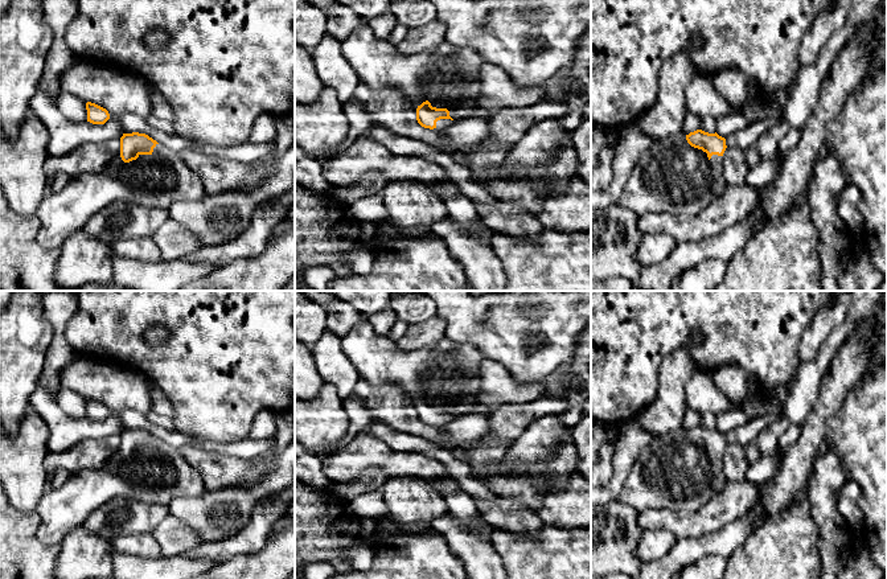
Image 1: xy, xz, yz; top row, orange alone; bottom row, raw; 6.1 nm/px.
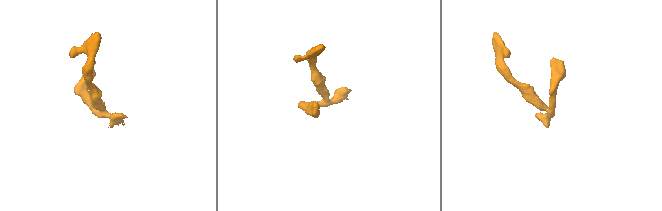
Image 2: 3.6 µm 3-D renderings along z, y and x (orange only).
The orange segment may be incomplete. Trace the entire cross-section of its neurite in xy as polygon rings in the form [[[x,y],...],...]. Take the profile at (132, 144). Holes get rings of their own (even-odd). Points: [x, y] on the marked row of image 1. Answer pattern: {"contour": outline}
{"contour": [[[139,132],[123,134],[120,155],[100,173],[82,173],[62,190],[49,190],[32,215],[16,214],[0,188],[0,291],[65,291],[54,282],[61,246],[111,202],[169,209],[177,201],[197,201],[204,196],[201,178],[177,153]]]}

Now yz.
{"contour": [[[702,130],[689,135],[670,135],[654,140],[637,160],[619,204],[635,212],[638,217],[648,213],[697,214],[724,192],[727,184],[723,176],[723,153],[726,139]]]}

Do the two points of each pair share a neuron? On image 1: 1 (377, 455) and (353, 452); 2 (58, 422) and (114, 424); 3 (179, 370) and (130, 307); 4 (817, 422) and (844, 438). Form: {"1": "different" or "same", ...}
{"1": "same", "2": "same", "3": "same", "4": "different"}

